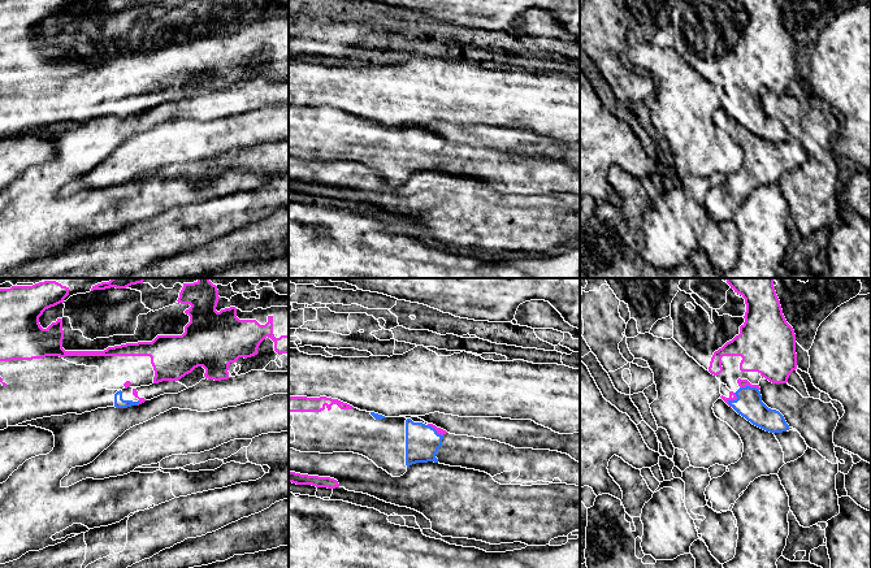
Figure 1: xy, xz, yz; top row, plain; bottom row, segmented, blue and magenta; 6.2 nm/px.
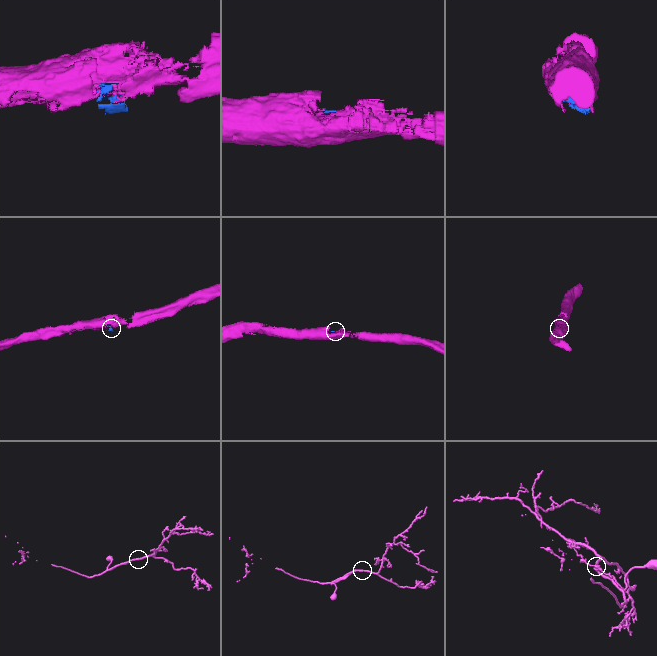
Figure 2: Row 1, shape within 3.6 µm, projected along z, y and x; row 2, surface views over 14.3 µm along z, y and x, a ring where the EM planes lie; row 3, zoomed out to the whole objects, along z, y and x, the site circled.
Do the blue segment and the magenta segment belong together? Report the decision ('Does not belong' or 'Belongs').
Belongs

